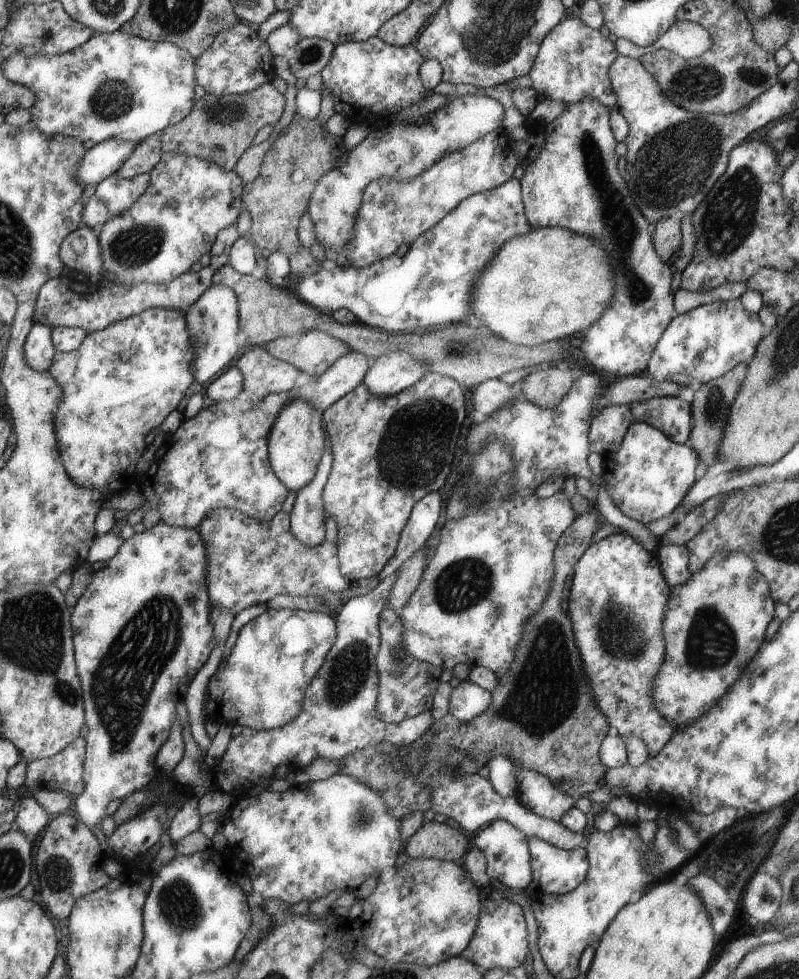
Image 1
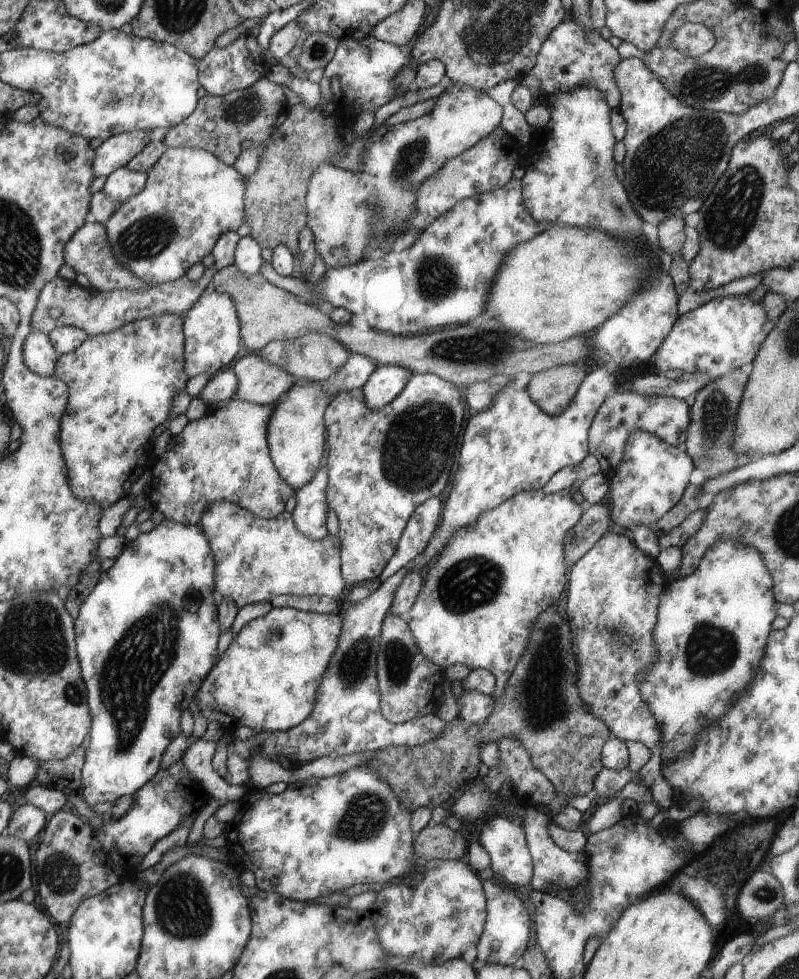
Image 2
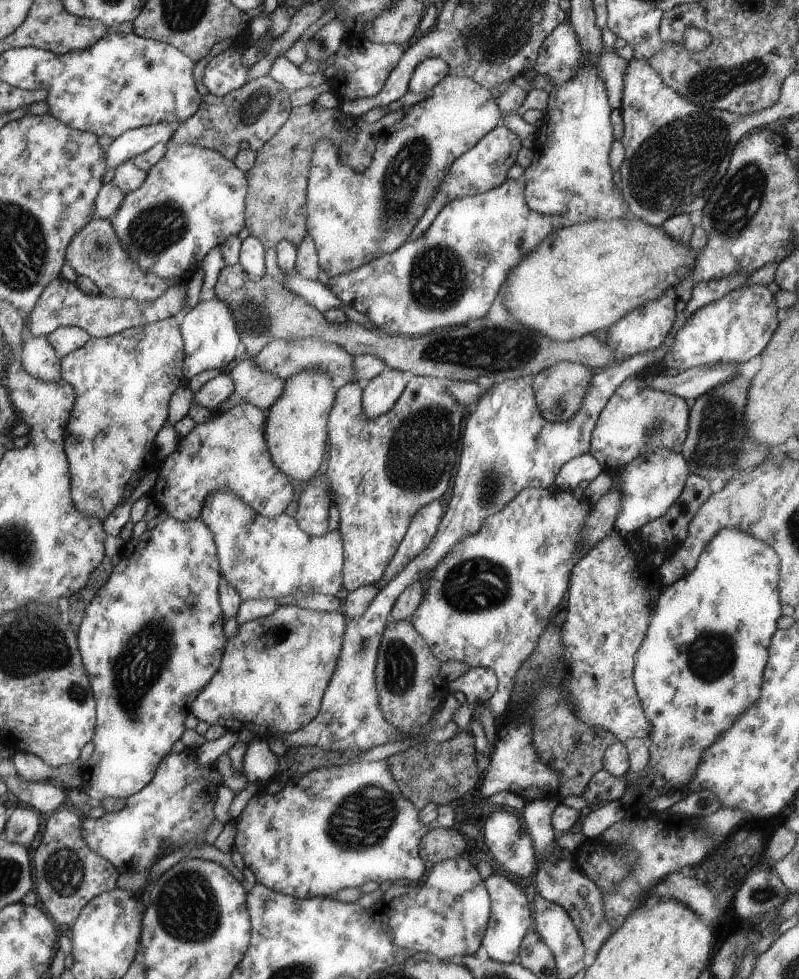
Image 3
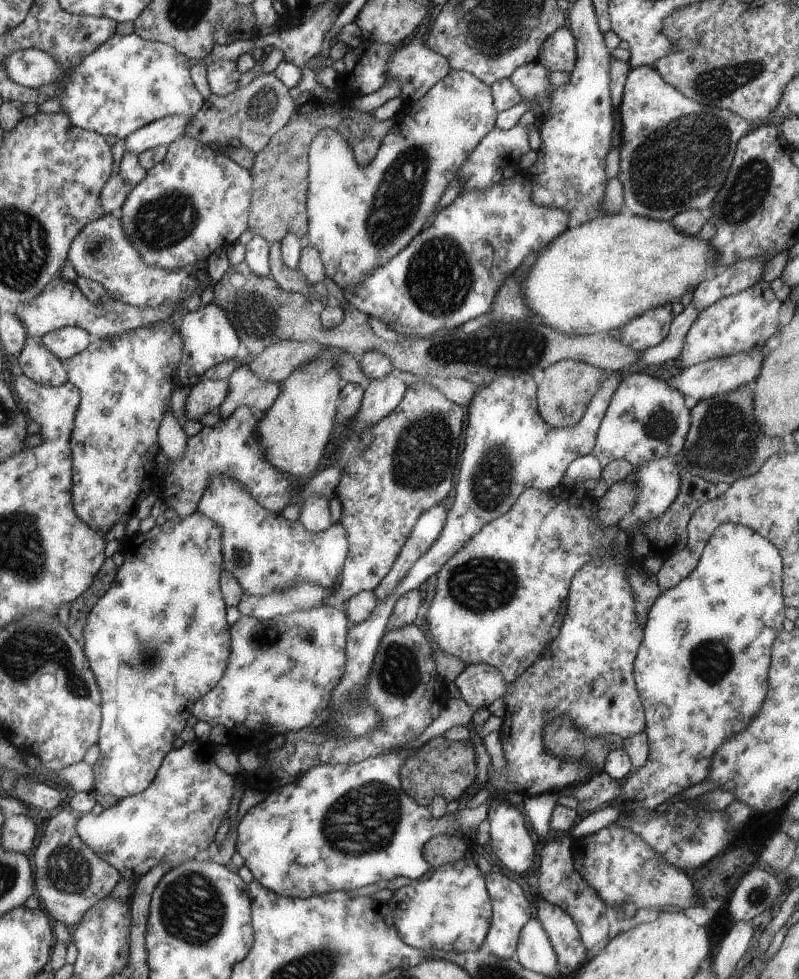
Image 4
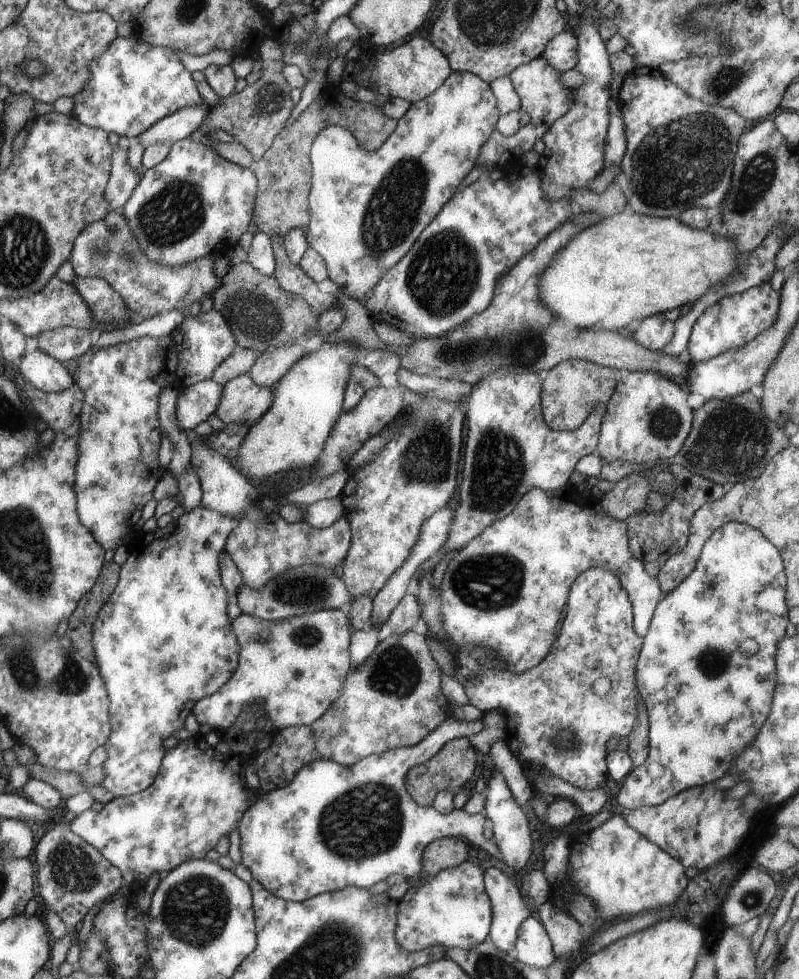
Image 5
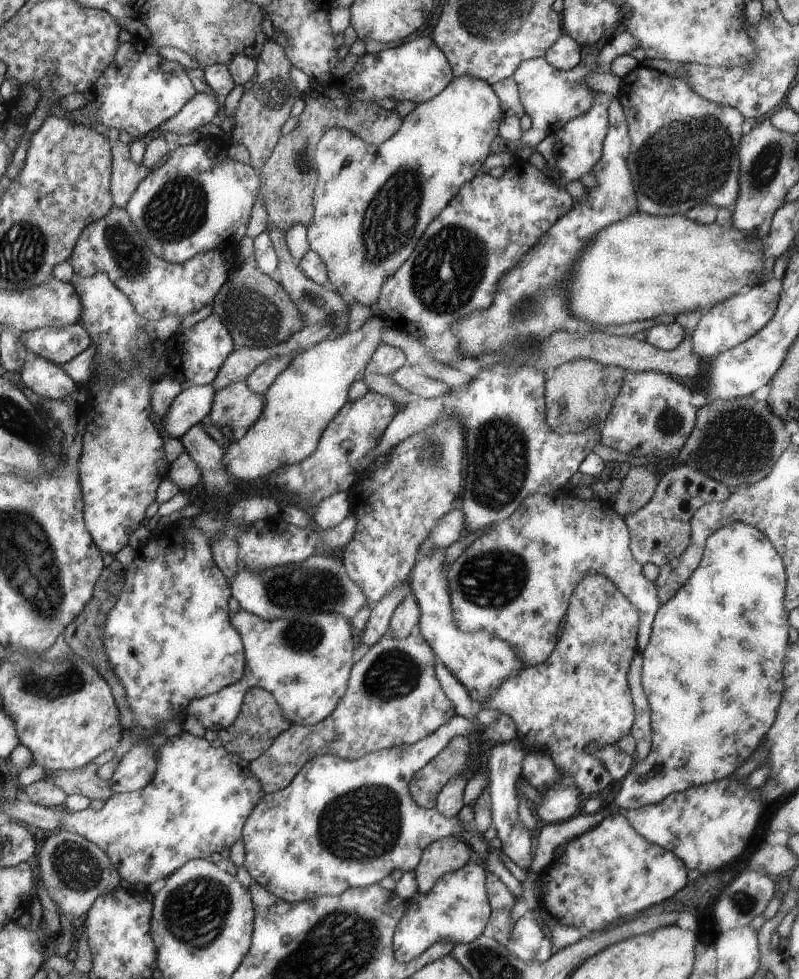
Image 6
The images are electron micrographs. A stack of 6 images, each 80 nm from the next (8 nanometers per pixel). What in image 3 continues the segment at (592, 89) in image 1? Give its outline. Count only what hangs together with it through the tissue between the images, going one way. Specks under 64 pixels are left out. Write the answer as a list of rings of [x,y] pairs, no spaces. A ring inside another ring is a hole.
[[[559,24],[539,48],[537,74],[550,76],[552,89],[570,80],[583,67],[583,50],[570,24]],[[603,47],[603,52],[599,56],[596,66],[607,85],[608,97],[610,97],[611,107],[619,109],[621,98],[623,97],[623,84],[626,67],[629,61],[619,57],[615,50],[608,52]]]

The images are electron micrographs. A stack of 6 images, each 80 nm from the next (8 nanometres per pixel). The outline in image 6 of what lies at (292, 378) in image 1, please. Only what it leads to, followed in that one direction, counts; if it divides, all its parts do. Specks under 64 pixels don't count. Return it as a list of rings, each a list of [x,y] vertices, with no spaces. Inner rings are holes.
[[[238,381],[218,390],[206,420],[219,430],[230,426],[235,439],[239,439],[260,418],[265,406],[262,394],[254,392],[245,381]]]

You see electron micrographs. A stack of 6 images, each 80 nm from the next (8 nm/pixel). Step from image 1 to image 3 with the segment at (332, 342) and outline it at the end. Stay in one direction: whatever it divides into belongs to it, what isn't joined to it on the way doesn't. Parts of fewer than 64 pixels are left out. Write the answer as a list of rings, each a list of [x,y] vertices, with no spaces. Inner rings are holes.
[[[318,339],[273,340],[252,358],[252,362],[259,369],[285,381],[293,374],[298,374],[304,369],[323,370],[333,378],[333,384],[337,387],[344,386],[346,383],[356,382],[354,361],[354,356],[346,352],[342,347]]]

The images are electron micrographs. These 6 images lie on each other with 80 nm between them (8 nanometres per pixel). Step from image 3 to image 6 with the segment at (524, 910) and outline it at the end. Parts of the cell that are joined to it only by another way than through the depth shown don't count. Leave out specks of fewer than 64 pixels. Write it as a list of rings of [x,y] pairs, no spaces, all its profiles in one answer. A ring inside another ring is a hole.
[[[487,873],[486,885],[492,914],[483,934],[505,946],[516,922],[511,920],[511,910],[516,904],[516,896],[494,873]]]

